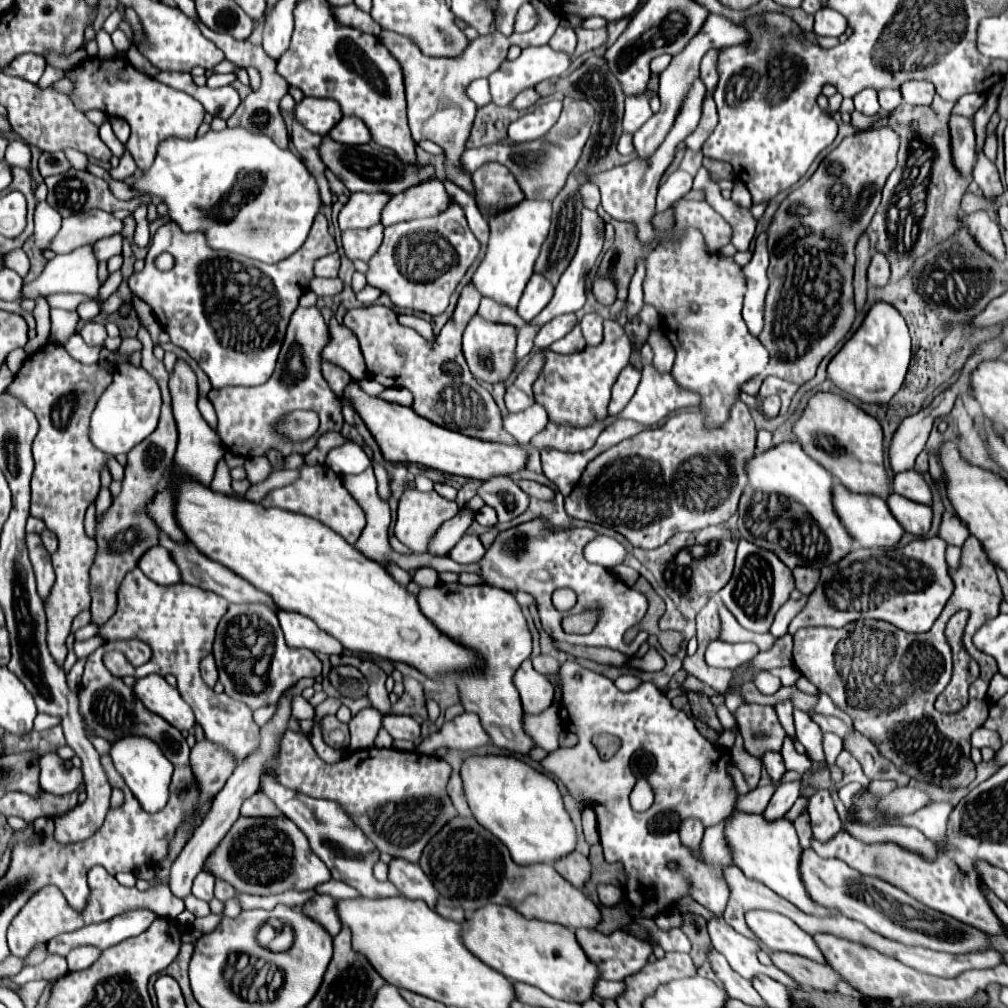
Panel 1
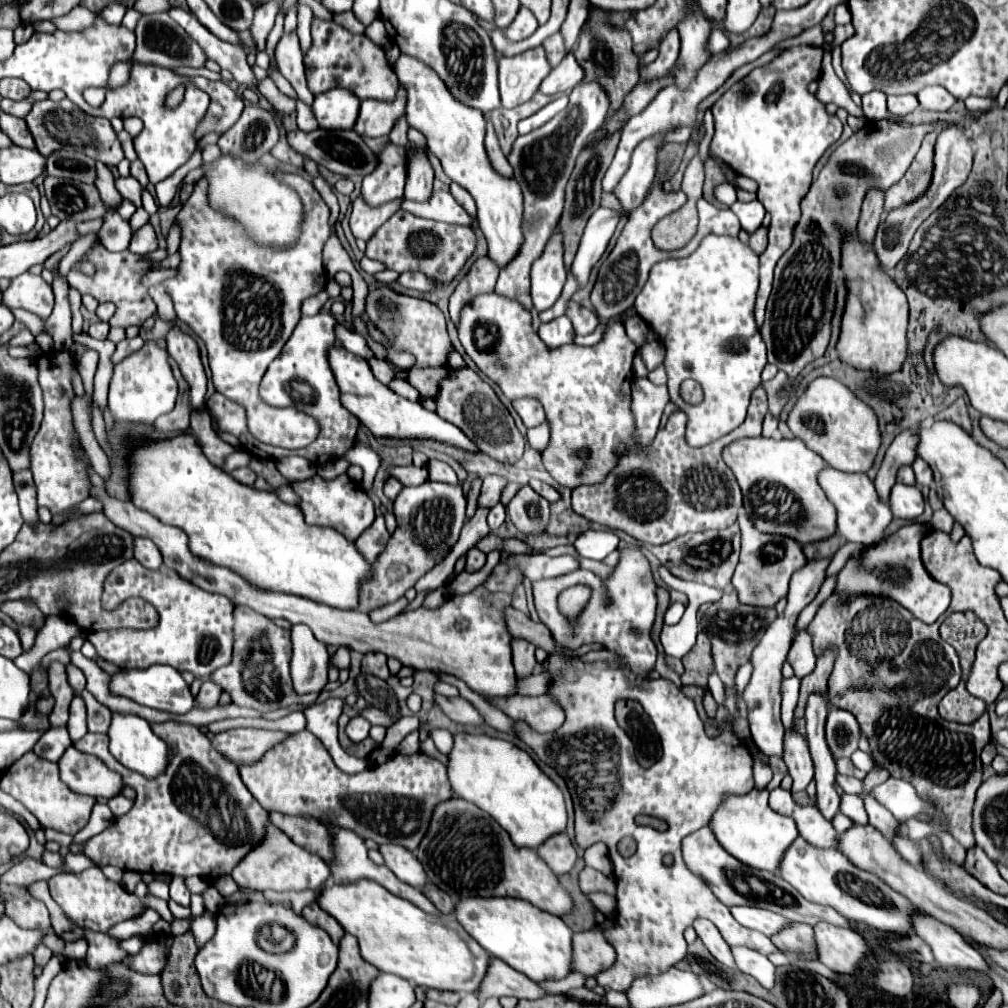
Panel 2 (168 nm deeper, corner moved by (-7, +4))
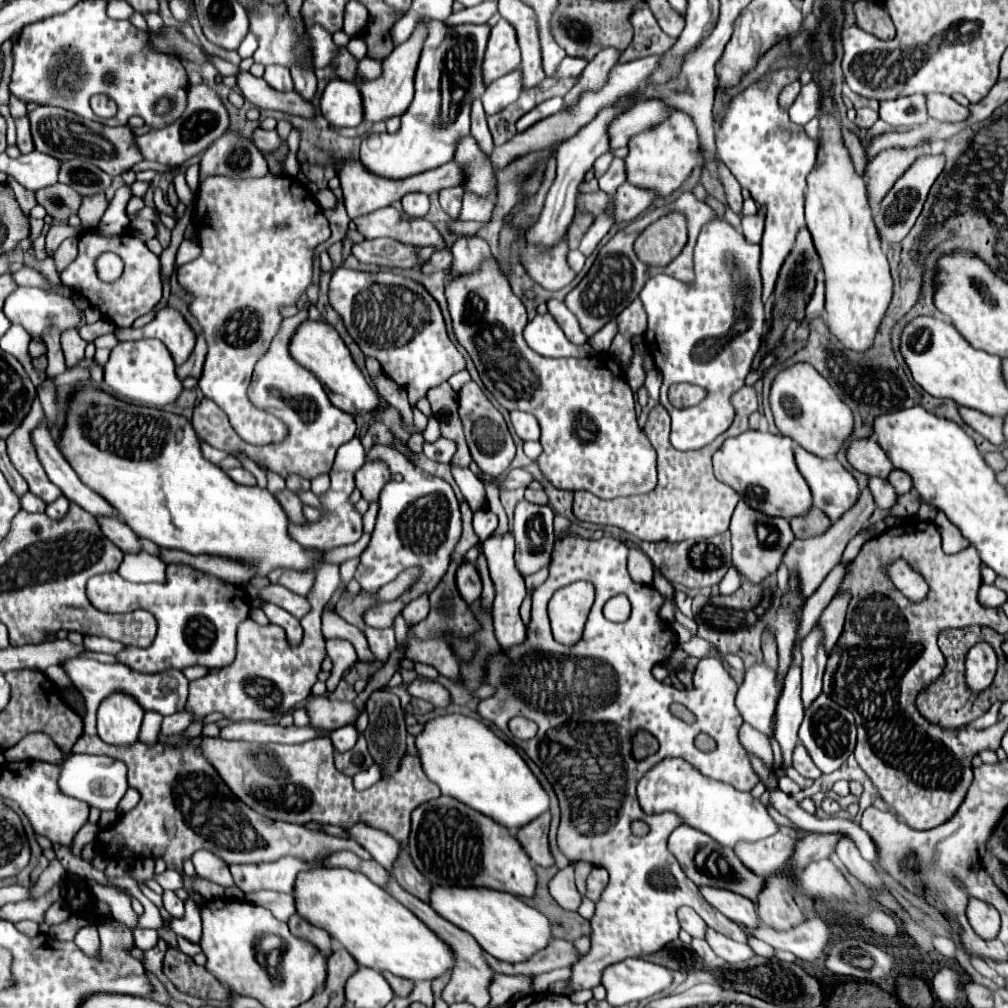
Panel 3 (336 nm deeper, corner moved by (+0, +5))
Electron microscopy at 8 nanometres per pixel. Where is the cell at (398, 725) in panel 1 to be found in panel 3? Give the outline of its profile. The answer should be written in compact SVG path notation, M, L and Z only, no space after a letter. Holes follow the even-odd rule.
M326 696L310 698L304 704L304 708L310 716L312 726L320 726L320 728L328 728L328 730L336 730L340 726L352 724L358 714L352 702L342 702L342 700L326 698Z

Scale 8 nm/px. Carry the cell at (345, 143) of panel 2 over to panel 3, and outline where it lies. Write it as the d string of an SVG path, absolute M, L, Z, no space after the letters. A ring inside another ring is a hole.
M256 128L256 130L252 132L252 144L254 144L254 146L260 150L260 152L270 152L270 150L278 148L278 144L280 144L280 138L278 138L276 130L272 130L272 132L266 132L266 130L260 130L260 128Z

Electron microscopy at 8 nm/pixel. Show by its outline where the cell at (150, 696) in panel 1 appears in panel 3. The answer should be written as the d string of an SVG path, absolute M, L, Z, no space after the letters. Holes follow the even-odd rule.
M72 658L64 662L62 668L68 674L70 682L74 682L74 686L84 694L88 714L92 714L92 718L96 714L98 704L112 692L132 694L142 704L144 710L156 710L162 716L170 716L184 710L188 698L188 678L180 670L166 670L160 674L140 674L124 664L102 664L90 658Z

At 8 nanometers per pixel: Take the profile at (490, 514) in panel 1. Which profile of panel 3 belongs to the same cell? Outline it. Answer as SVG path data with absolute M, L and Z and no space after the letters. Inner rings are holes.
M488 508L486 510L478 510L474 514L474 532L478 534L480 542L484 542L484 538L488 538L498 526L498 516L494 512L490 512Z

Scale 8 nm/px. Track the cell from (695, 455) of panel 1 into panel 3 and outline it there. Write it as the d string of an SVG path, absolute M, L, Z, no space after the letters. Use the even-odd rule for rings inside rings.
M752 386L740 388L732 396L732 406L736 410L734 422L722 436L718 436L712 444L700 450L682 452L670 444L668 438L670 416L666 408L656 404L648 414L648 420L644 424L644 434L654 446L654 450L658 452L658 486L648 494L640 494L632 498L616 498L616 500L594 498L590 492L578 490L574 494L574 516L584 522L594 522L602 526L610 524L622 528L624 532L648 542L660 542L660 540L682 542L688 538L712 538L716 534L726 532L732 512L740 500L740 494L716 480L712 472L712 454L728 436L736 436L748 430L748 416L758 410L758 398L754 388Z

